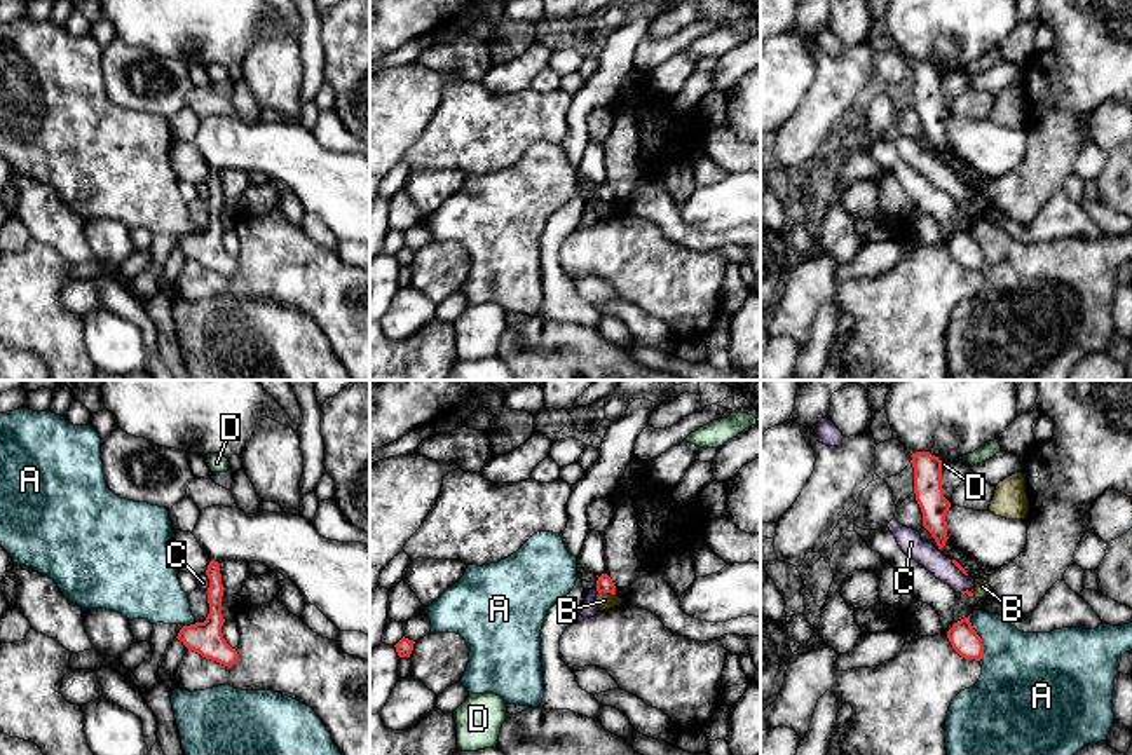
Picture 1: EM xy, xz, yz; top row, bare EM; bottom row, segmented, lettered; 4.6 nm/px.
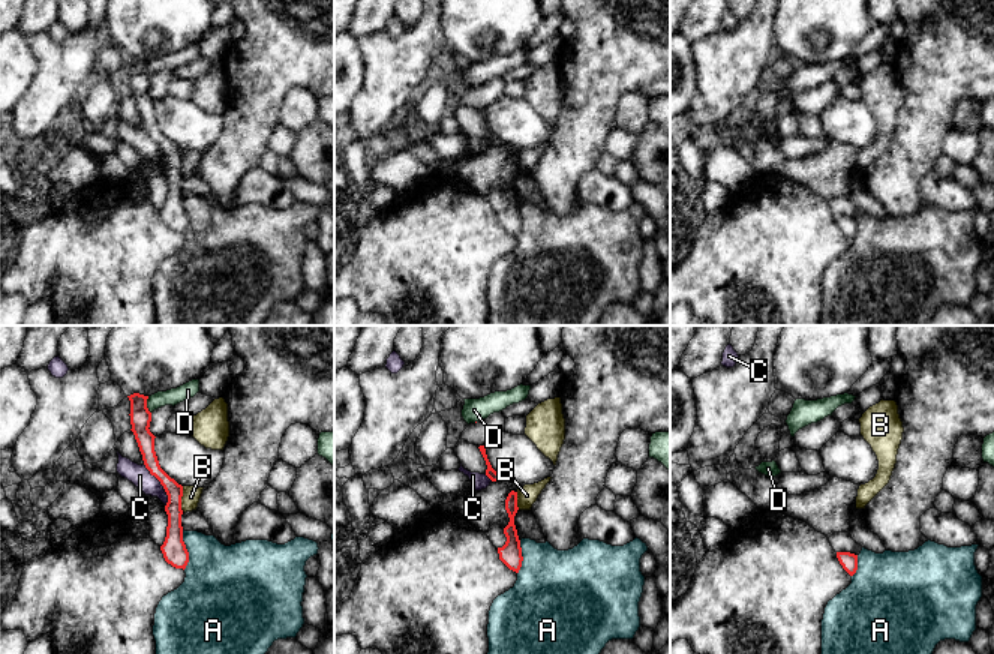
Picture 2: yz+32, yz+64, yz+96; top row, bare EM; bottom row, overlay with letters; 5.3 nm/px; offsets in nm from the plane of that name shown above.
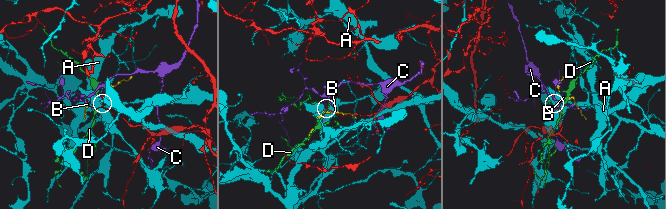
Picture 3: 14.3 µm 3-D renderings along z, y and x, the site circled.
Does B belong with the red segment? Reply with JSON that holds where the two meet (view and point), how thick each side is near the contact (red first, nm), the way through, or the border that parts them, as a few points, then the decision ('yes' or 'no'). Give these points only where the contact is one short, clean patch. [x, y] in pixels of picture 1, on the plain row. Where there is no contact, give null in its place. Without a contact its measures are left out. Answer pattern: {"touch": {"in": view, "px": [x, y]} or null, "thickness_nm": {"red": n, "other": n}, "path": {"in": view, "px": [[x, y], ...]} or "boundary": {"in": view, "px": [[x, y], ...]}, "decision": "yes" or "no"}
{"touch": {"in": "xz", "px": [607, 201]}, "thickness_nm": {"red": 80, "other": 80}, "boundary": {"in": "xz", "px": [[599, 201], [614, 204]]}, "decision": "no"}

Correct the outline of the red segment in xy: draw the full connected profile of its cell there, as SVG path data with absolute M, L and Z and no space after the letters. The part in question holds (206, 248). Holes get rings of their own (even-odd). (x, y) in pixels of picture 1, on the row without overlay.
M211 169L206 185L209 188L209 197L206 201L209 223L204 232L183 235L176 248L188 260L201 263L206 269L216 270L223 275L234 275L239 270L239 263L227 253L222 242L225 228L222 223L223 194L220 173Z

